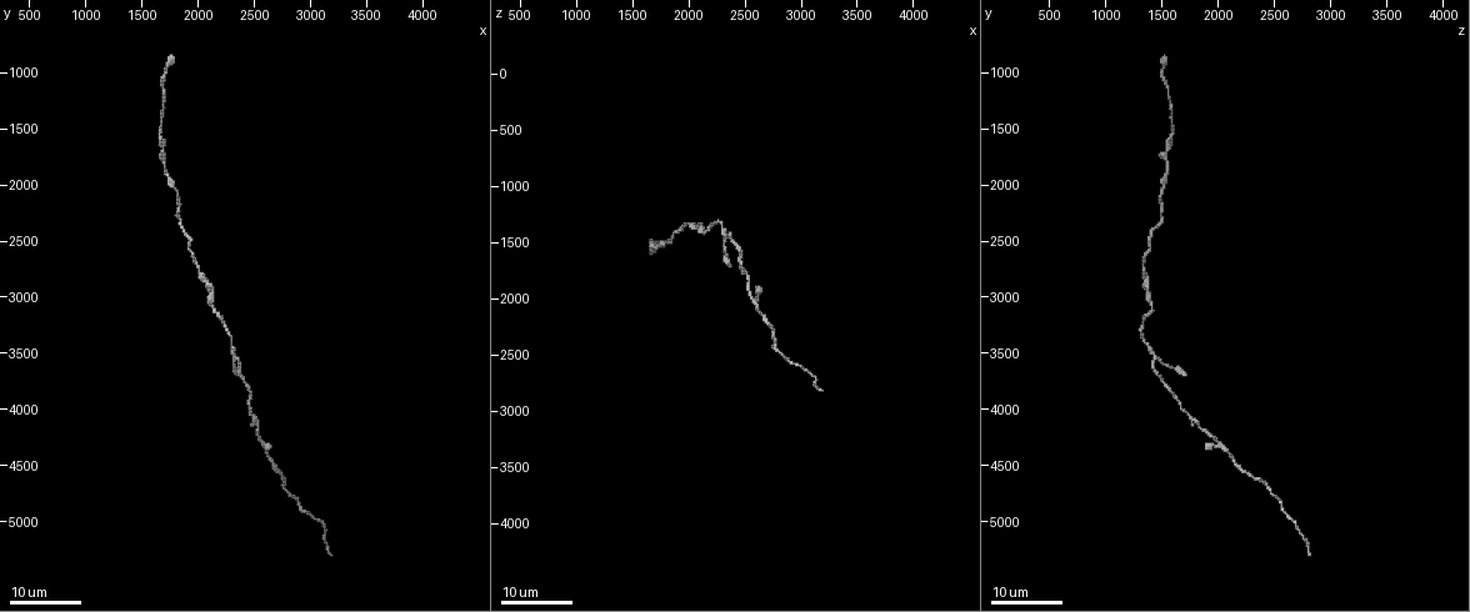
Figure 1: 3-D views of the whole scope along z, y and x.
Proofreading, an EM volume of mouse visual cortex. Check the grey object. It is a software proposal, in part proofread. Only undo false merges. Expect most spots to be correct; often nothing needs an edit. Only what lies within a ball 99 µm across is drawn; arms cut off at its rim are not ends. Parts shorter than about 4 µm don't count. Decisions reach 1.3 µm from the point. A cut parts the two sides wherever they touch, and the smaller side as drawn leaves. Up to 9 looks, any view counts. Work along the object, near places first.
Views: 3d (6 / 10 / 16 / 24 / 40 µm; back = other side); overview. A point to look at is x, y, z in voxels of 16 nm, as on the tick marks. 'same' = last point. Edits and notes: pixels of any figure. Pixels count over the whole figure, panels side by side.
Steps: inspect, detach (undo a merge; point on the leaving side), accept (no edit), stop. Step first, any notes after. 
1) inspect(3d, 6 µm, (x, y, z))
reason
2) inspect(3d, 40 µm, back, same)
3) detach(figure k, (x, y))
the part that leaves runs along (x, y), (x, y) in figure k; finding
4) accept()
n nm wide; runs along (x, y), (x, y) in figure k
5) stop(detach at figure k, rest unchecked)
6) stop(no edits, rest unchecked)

inspect(3d, 24 µm, (2020, 2820, 1360))
sudden change in width

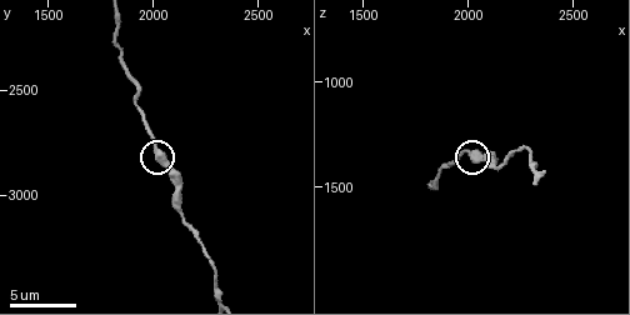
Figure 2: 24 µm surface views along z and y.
inspect(3d, 10 µm, (2030, 2780, 1340))
closer look

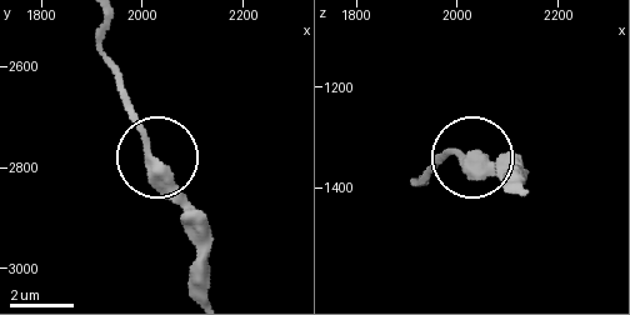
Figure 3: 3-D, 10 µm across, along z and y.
accept()
continuous, no second neuron

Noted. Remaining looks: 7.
inspect(3d, 24 µm, (2720, 4540, 2220))
sudden change in width

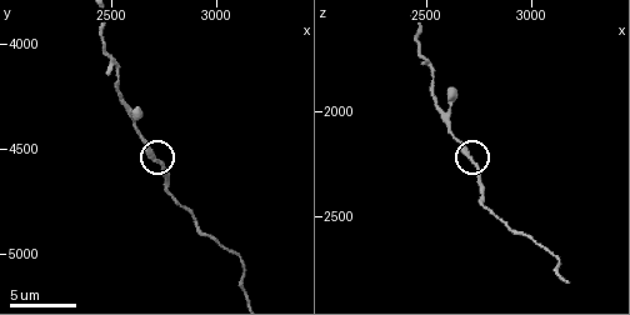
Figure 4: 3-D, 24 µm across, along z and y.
inspect(3d, 10 µm, (2710, 4540, 2220))

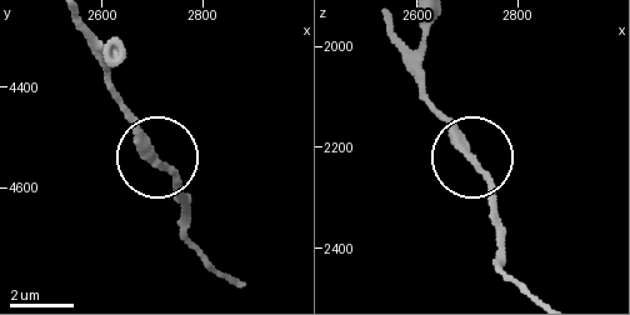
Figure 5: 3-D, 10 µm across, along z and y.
accept()
runs along (73, 23), (180, 198) in figure 5; all the same neuron

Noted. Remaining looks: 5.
inspect(3d, 24 µm, (2340, 3560, 1440))
three arms meet

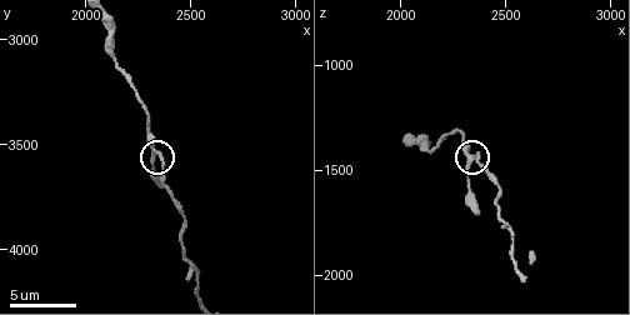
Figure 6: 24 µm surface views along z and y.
inspect(3d, 10 µm, (2340, 3540, 1440))

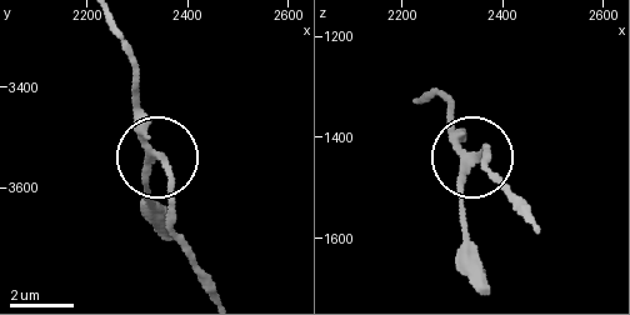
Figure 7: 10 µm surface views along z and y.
accept()
210 nm wide; continuous, no second neuron

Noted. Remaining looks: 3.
inspect(3d, 16 µm, (2120, 3060, 1390))

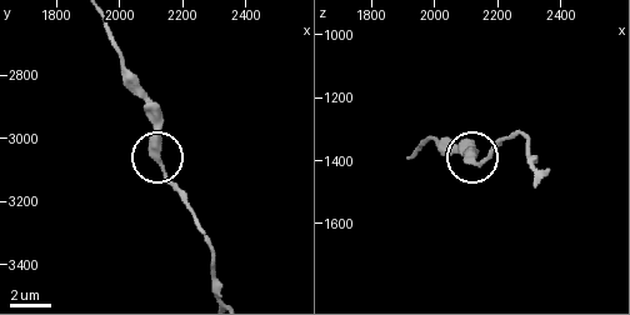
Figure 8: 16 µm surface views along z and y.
inspect(3d, 6 µm, (2110, 3050, 1400))
zoom in

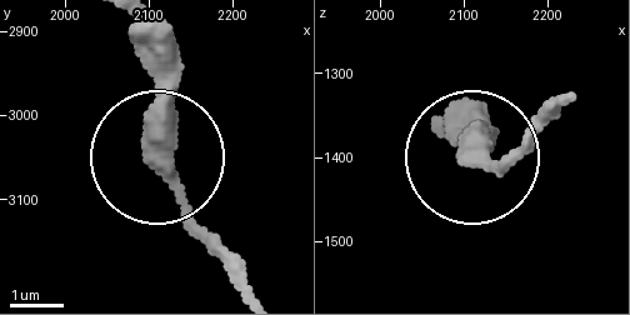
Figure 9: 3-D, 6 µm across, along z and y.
accept()
360 nm wide; one neuron here

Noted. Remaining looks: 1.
stop(no edits, rest unchecked)

